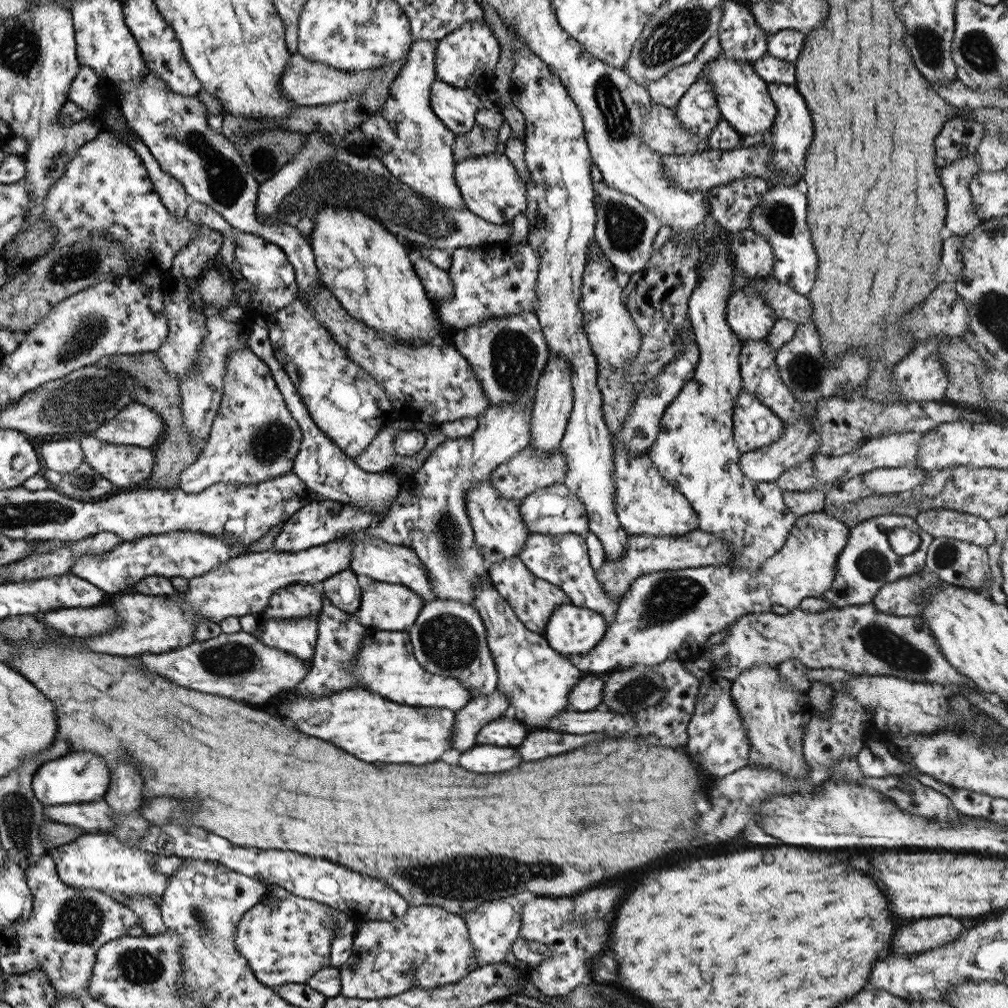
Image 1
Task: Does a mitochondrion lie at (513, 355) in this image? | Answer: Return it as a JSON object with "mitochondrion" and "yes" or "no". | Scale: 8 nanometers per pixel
{"mitochondrion":"yes"}

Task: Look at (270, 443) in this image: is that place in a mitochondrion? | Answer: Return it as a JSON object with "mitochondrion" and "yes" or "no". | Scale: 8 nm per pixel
{"mitochondrion":"yes"}

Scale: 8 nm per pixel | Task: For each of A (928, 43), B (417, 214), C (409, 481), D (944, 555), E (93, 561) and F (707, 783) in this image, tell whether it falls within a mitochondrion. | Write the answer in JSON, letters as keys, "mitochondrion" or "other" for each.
{"A":"mitochondrion","B":"mitochondrion","C":"other","D":"mitochondrion","E":"other","F":"other"}

